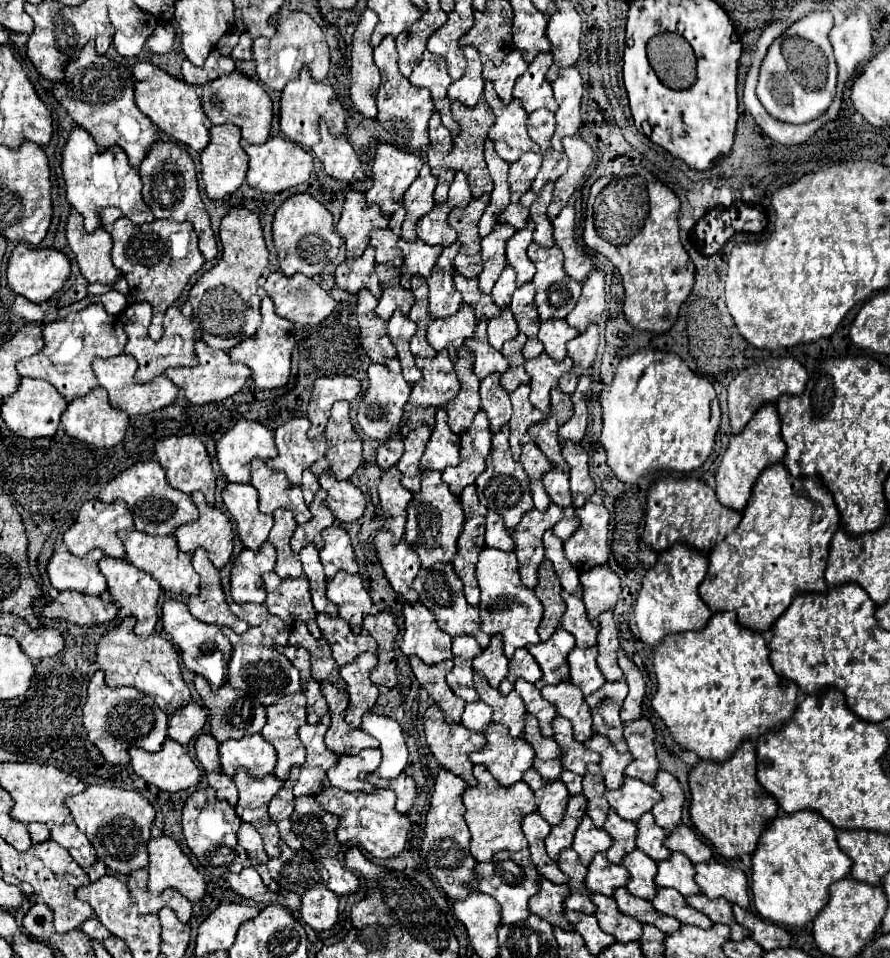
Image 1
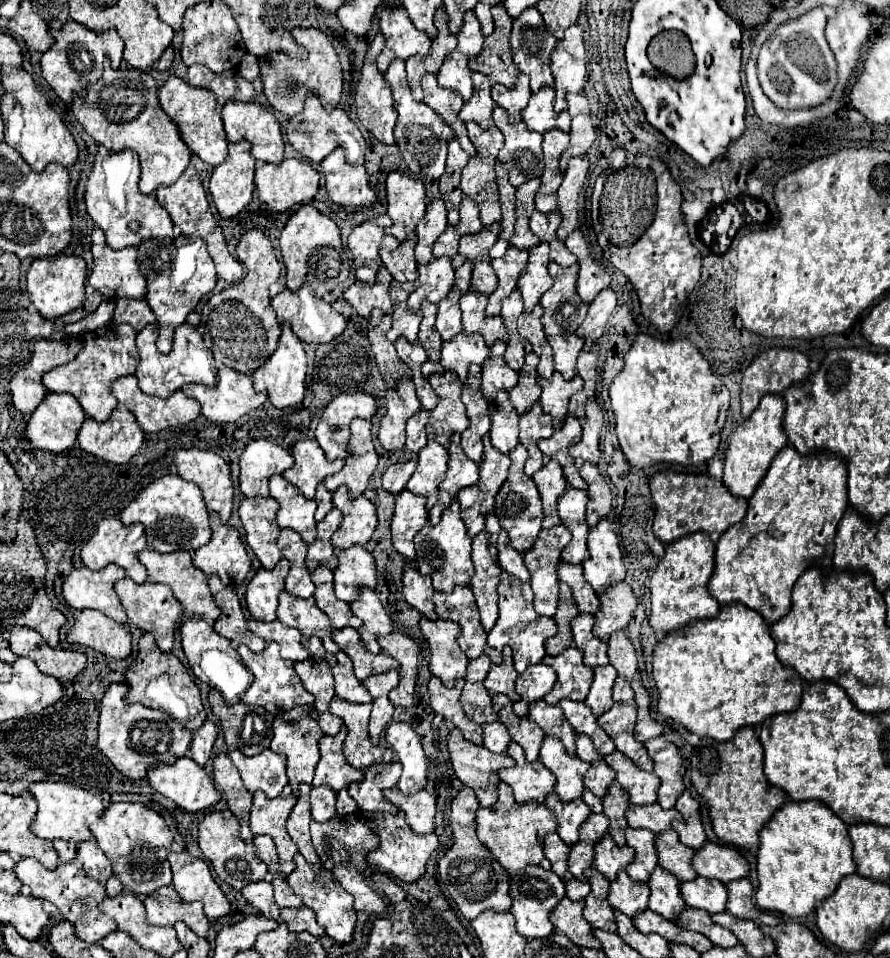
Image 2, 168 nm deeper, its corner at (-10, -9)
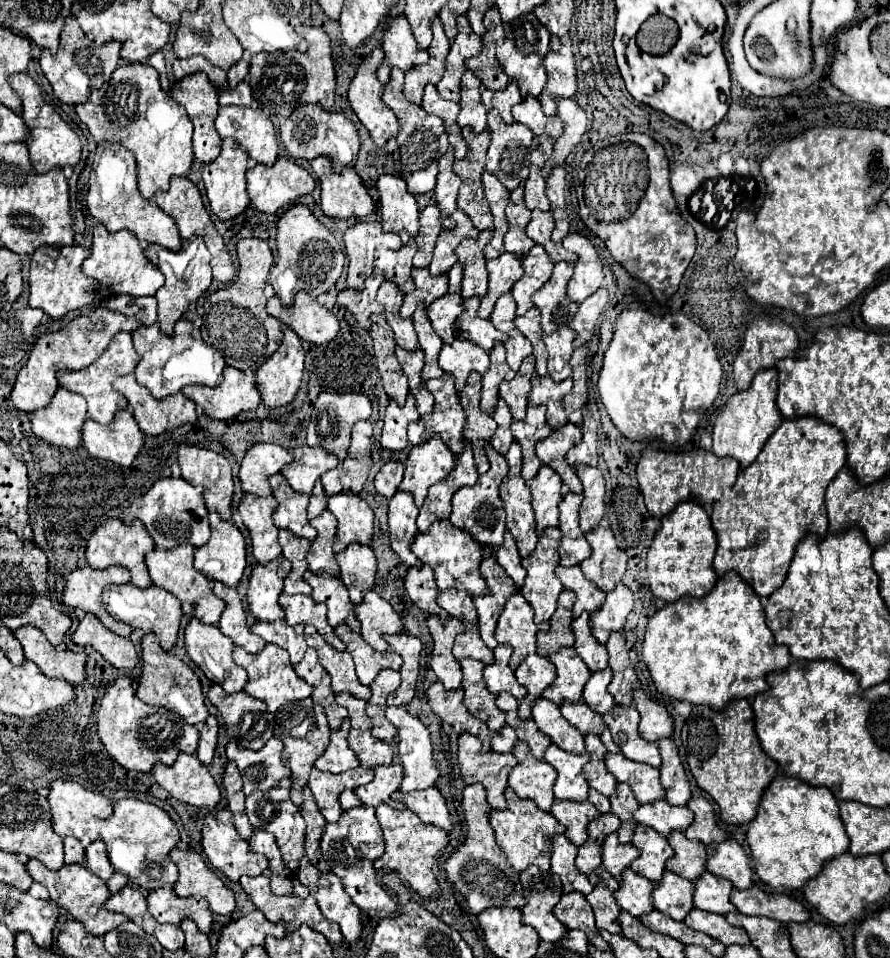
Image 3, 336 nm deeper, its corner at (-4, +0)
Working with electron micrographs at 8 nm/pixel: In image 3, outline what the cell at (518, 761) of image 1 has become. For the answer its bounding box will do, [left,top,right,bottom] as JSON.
[508,741,556,813]

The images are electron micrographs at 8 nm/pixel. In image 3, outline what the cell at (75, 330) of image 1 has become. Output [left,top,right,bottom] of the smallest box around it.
[58,333,140,423]

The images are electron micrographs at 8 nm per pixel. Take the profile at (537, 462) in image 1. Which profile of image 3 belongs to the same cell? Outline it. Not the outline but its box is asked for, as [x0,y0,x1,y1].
[526,465,562,533]

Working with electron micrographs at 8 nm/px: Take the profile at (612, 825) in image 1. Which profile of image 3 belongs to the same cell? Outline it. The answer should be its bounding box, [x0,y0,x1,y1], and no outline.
[630,825,674,883]

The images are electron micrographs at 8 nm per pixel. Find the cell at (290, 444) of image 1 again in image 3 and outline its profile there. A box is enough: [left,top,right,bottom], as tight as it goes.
[280,447,338,495]

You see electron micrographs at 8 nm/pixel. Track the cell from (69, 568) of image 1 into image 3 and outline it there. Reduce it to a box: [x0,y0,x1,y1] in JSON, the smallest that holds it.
[64,567,132,637]

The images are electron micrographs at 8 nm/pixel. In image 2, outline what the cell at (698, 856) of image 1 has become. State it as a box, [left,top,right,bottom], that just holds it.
[692,842,748,882]

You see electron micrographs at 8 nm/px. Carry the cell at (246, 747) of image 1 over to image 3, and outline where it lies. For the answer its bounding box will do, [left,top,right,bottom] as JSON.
[226,737,290,795]

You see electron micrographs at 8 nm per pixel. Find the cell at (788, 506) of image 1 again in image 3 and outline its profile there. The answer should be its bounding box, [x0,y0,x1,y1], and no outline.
[712,417,846,597]

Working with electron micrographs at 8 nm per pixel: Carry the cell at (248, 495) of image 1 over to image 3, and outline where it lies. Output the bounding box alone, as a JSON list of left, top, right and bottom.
[238,495,282,565]

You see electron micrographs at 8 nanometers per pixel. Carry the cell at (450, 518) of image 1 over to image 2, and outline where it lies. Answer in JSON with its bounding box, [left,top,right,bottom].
[414,498,474,592]

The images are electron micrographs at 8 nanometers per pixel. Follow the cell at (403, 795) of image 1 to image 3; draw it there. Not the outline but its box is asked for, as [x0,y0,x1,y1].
[392,787,454,833]

